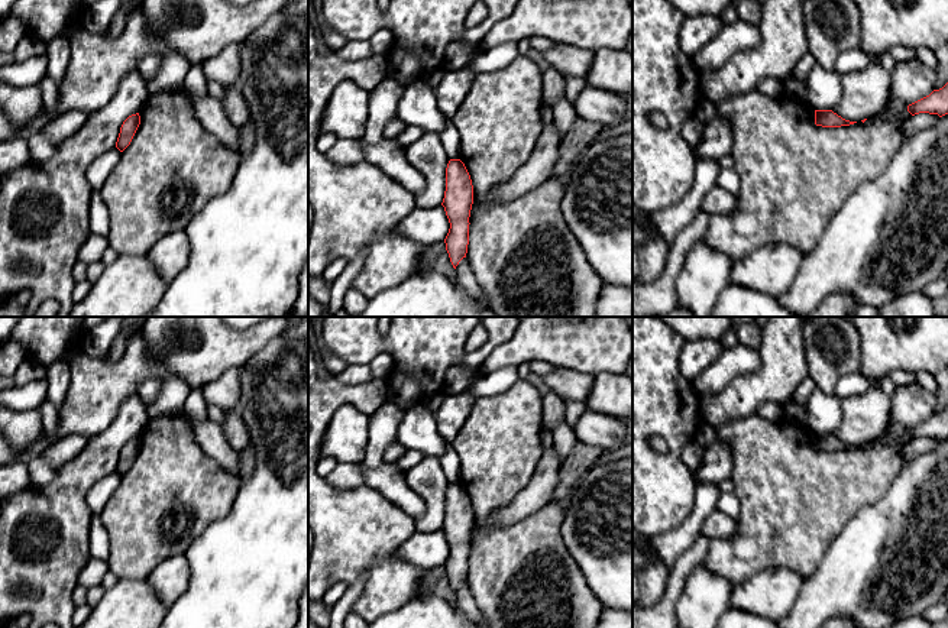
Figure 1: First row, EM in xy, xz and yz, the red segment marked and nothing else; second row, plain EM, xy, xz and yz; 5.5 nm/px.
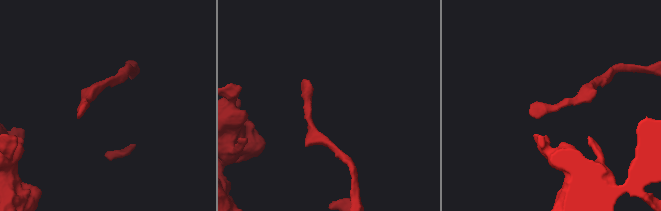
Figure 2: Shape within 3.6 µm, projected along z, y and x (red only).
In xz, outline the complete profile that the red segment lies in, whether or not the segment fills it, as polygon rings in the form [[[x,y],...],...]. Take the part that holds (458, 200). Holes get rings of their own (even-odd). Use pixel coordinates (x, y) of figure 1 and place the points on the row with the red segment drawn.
[[[450,159],[446,168],[446,191],[441,205],[450,223],[444,243],[454,269],[467,253],[472,204],[470,175],[460,159]]]

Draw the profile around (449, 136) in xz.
[[[447,123],[446,129],[439,133],[443,148],[450,159],[459,159],[460,156],[460,139],[453,124]]]

